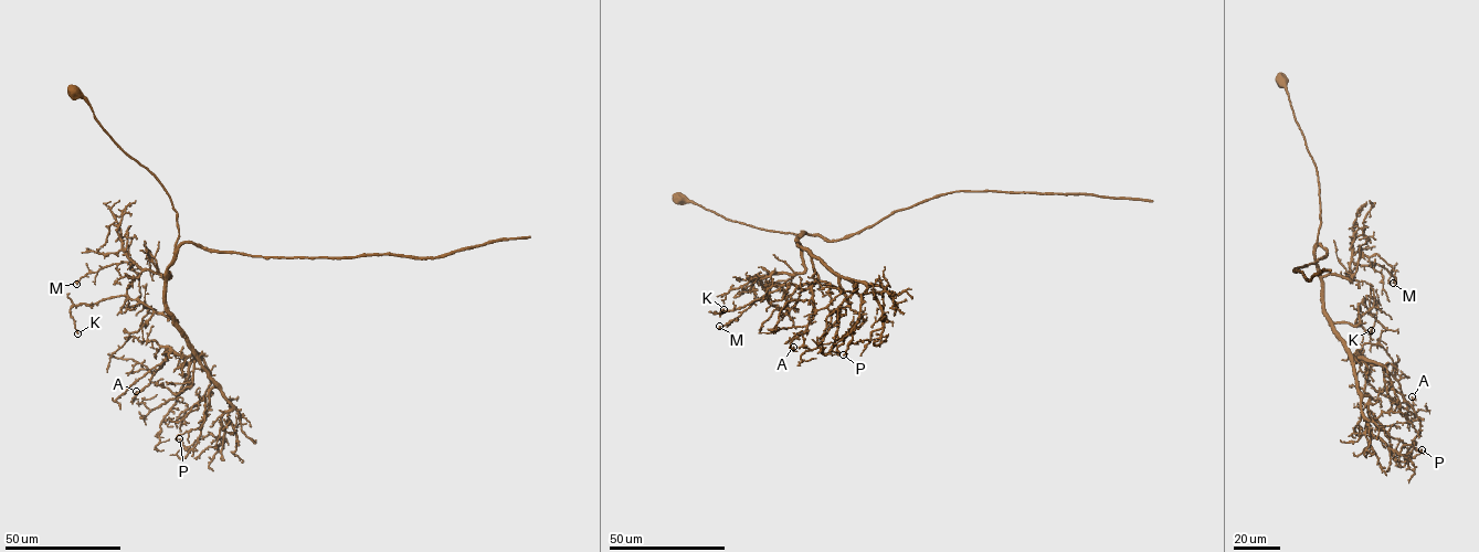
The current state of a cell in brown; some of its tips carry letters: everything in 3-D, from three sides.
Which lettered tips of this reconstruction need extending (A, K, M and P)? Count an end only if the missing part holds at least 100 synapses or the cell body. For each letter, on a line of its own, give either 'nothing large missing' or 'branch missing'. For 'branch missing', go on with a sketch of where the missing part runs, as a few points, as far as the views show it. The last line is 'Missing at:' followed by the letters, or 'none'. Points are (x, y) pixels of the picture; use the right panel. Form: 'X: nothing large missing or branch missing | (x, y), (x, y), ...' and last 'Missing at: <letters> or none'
A: nothing large missing
K: nothing large missing
M: nothing large missing
P: nothing large missing
Missing at: none

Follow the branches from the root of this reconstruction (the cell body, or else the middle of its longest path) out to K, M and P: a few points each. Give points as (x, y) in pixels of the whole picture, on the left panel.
K: (76, 92), (166, 191), (179, 234), (166, 288), (166, 309), (177, 321), (119, 296), (73, 306), (77, 333)
M: (76, 92), (103, 130), (166, 191), (179, 234), (168, 278), (123, 262), (87, 273), (76, 284)
P: (76, 92), (109, 137), (156, 178), (177, 212), (166, 309), (217, 385), (196, 446), (189, 453), (179, 438)

